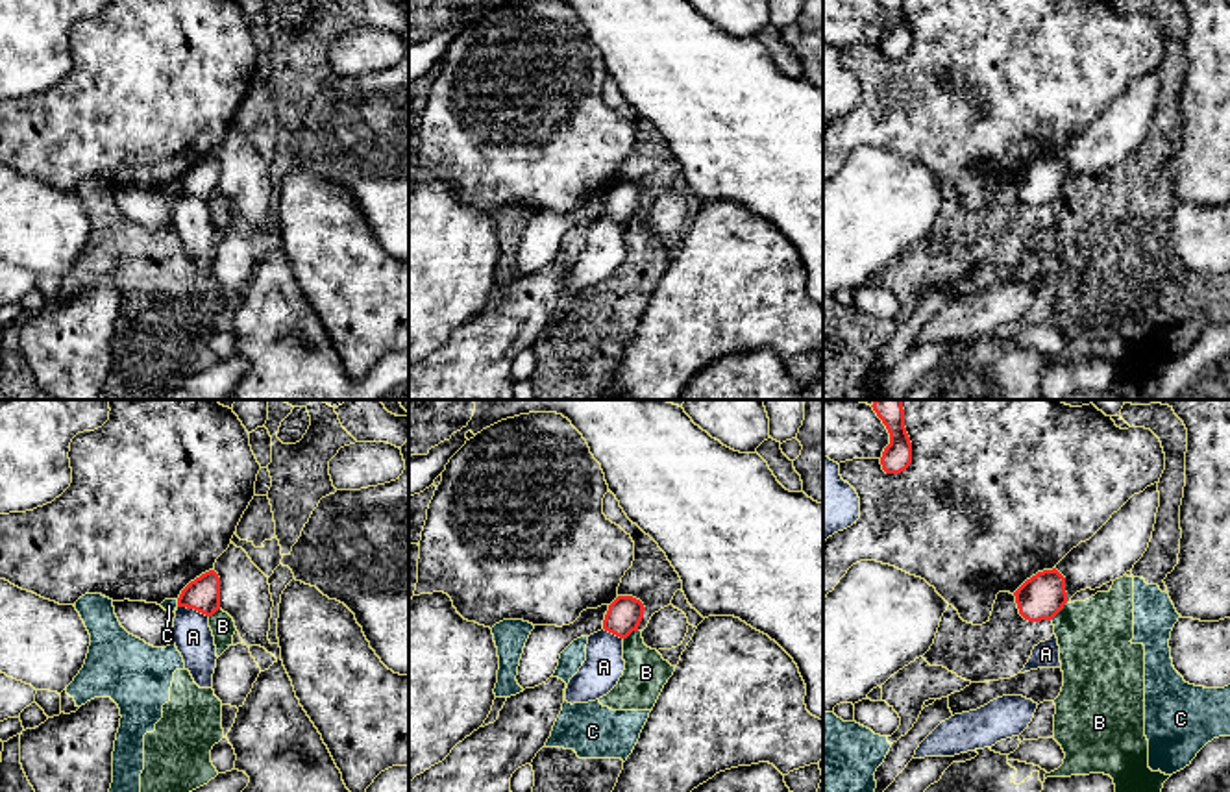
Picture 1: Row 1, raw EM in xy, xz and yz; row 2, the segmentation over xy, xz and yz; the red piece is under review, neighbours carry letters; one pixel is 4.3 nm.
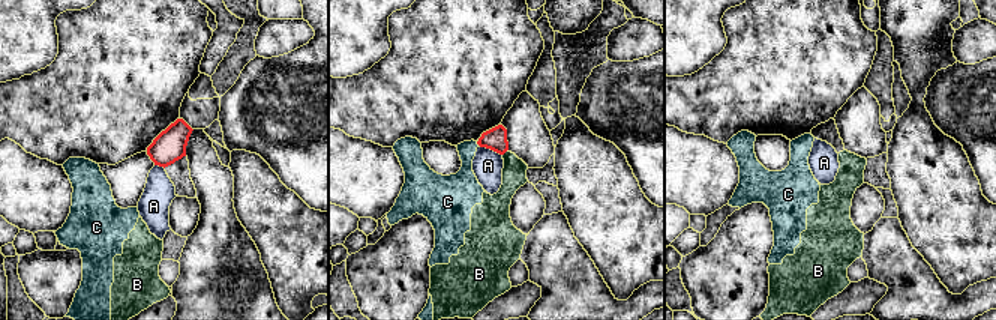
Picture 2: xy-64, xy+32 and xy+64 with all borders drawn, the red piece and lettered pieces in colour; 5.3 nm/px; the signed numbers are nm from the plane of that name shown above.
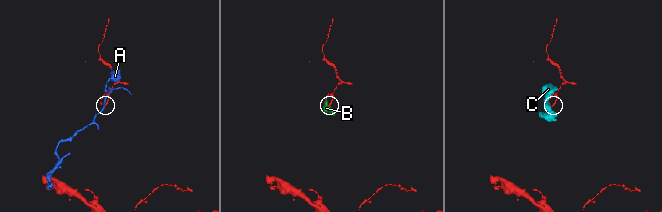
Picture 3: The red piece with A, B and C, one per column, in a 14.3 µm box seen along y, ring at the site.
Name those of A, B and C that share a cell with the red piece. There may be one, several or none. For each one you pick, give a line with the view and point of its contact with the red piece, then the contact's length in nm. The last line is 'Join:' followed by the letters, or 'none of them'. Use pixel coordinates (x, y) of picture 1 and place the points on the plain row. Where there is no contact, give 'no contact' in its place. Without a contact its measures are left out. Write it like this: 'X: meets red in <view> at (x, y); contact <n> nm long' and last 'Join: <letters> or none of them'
Join: none of them

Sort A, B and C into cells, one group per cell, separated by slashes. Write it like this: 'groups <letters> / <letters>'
groups A / B C

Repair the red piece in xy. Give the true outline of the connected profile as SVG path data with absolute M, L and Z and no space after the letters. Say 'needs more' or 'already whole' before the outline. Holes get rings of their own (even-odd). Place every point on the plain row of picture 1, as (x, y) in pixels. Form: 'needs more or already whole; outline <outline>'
already whole; outline M209 155L191 167L178 183L178 192L194 194L205 202L213 202L220 194L220 163Z

